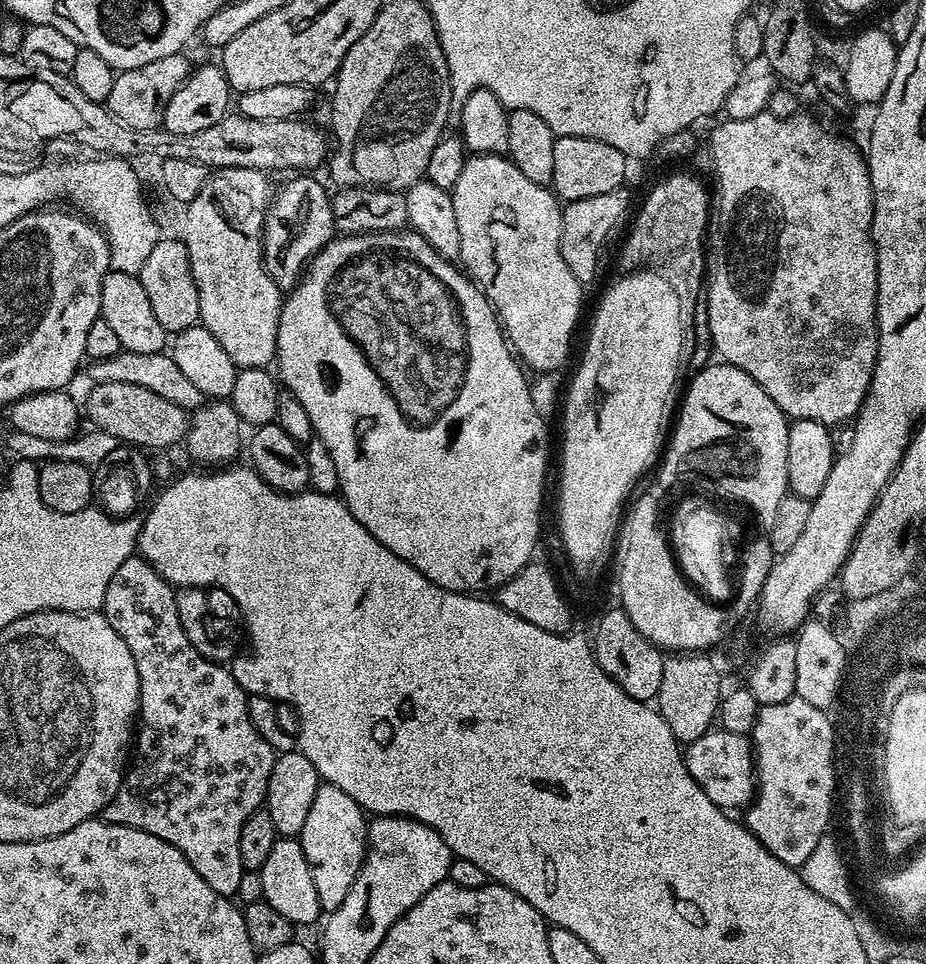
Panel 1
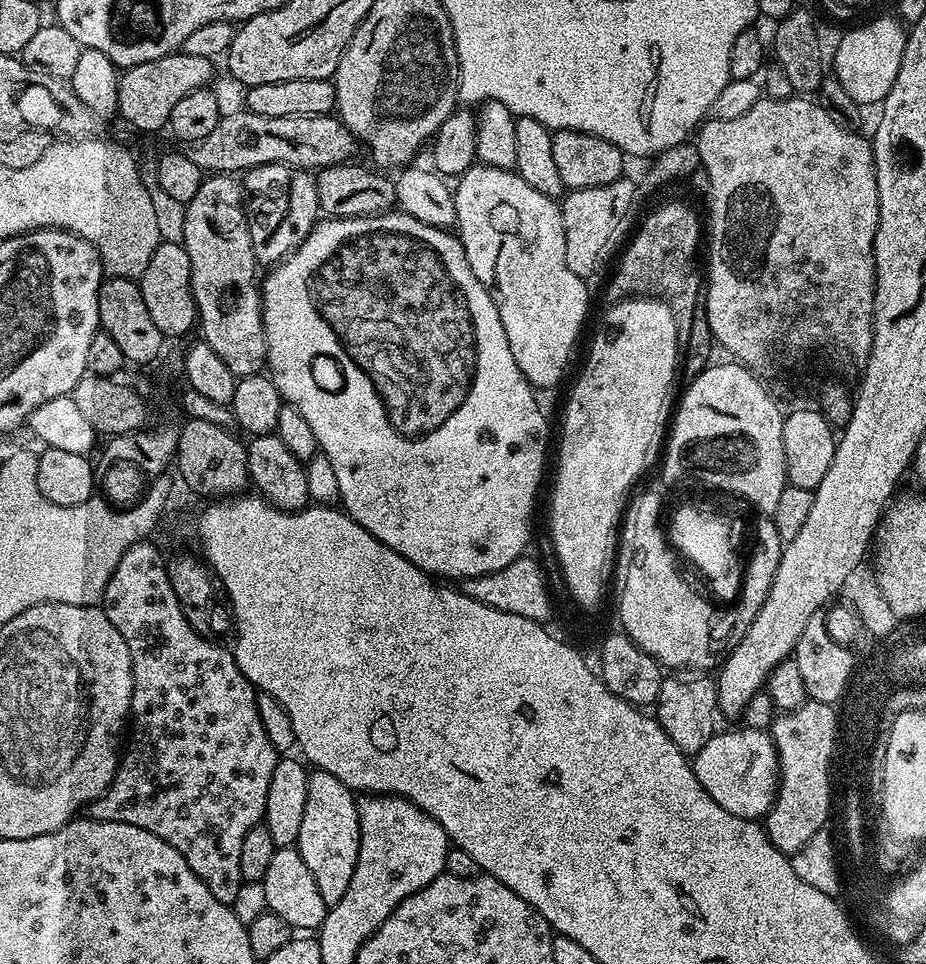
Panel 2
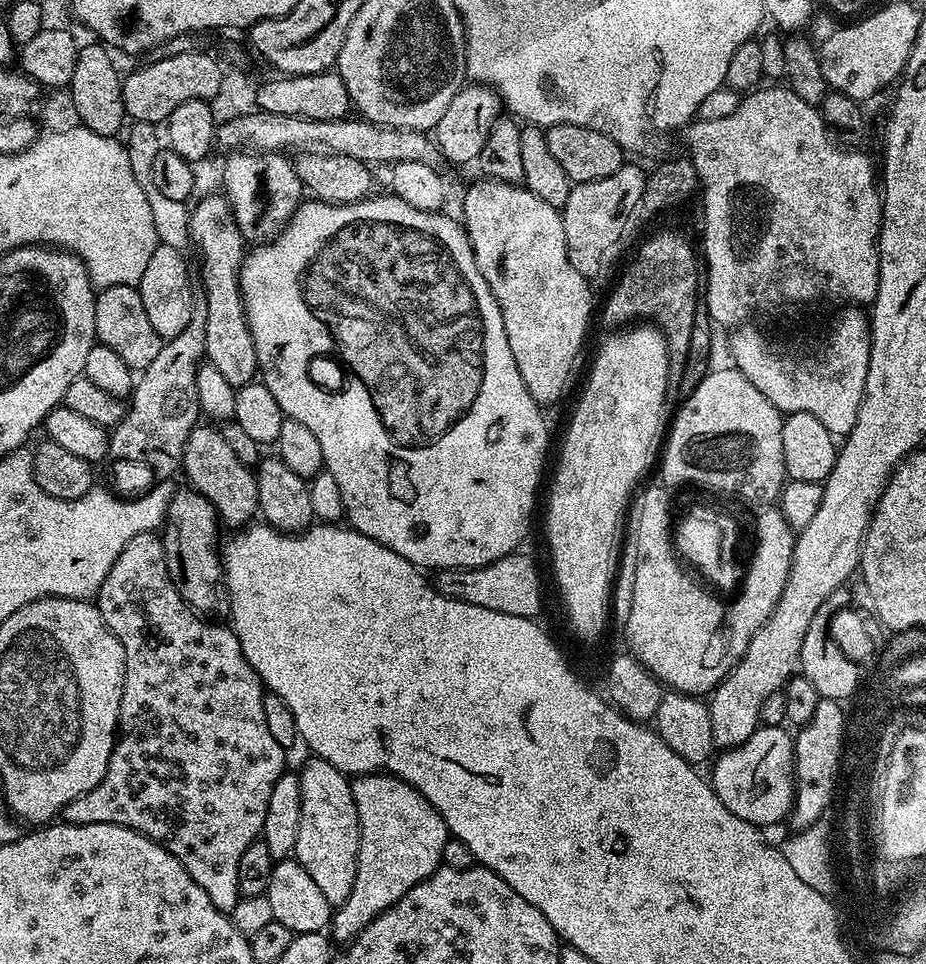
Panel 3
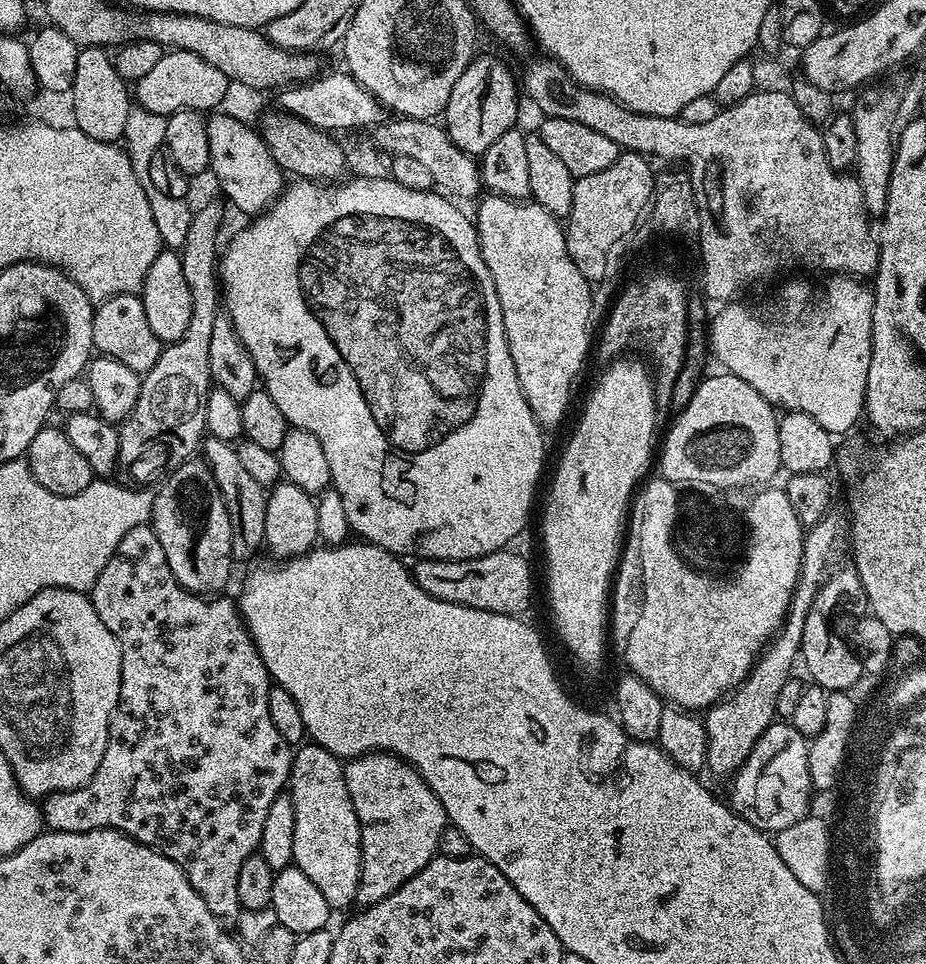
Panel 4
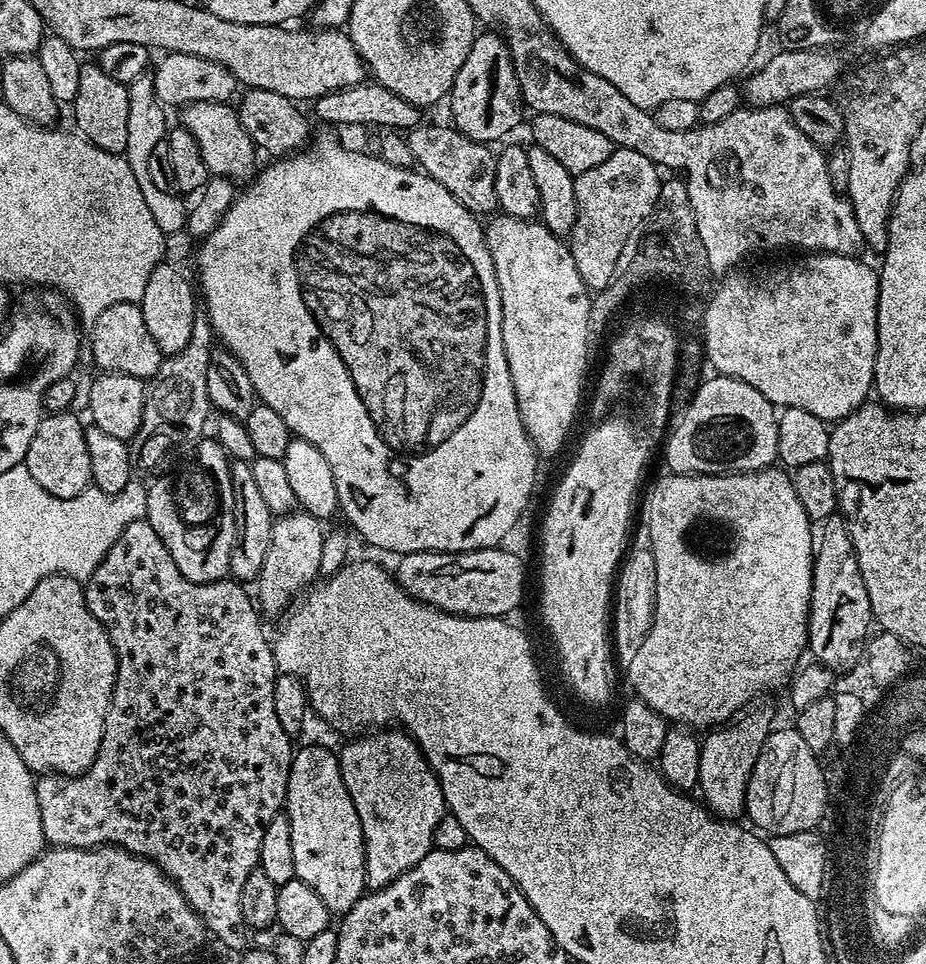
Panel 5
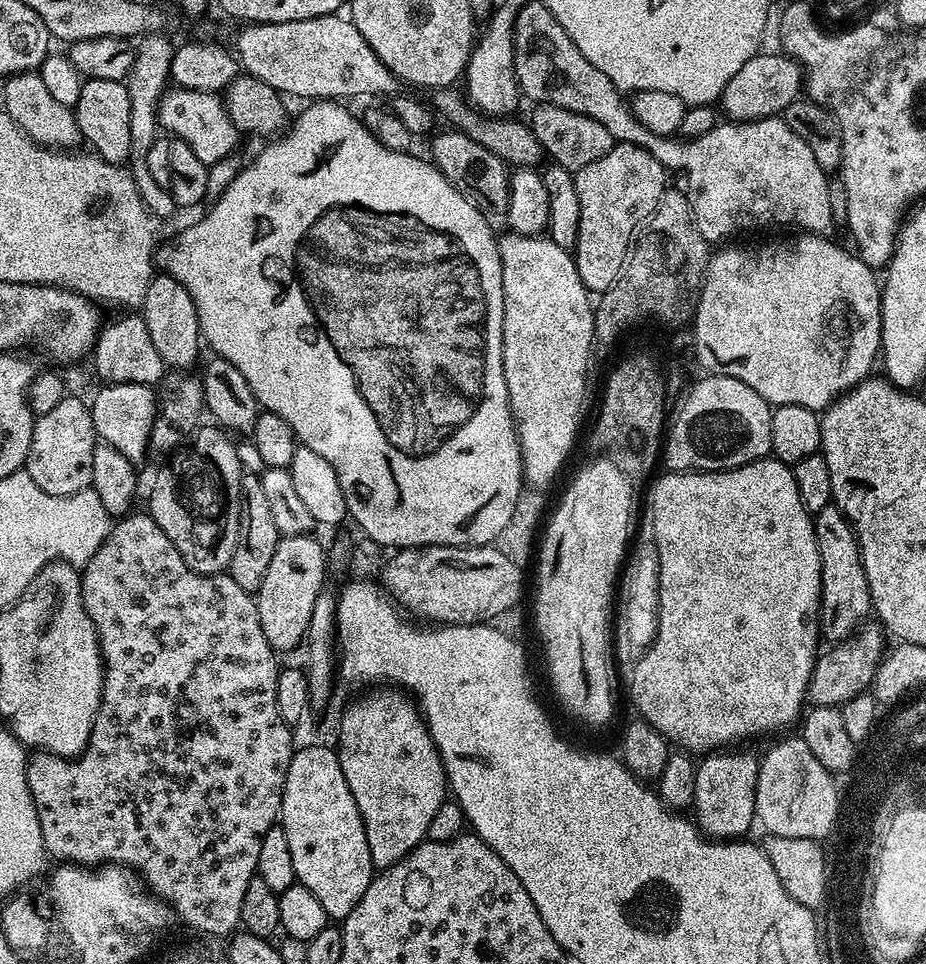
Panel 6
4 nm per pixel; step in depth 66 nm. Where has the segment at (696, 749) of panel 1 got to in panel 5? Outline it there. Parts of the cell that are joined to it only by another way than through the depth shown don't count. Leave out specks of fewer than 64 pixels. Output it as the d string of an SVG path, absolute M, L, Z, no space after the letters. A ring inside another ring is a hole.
M794 726L773 729L747 784L745 815L755 829L773 837L807 832L819 825L830 790L818 760L817 753L810 750Z

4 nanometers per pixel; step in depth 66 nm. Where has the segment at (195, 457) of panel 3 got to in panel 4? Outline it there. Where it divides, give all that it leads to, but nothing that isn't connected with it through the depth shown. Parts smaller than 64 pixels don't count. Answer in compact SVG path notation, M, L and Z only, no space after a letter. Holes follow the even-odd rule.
M208 436L202 444L202 456L209 470L214 474L214 482L218 486L218 490L226 502L226 510L230 514L232 559L236 562L248 560L259 548L265 547L268 492L258 482L254 482L254 477L242 466L235 447L229 441Z

